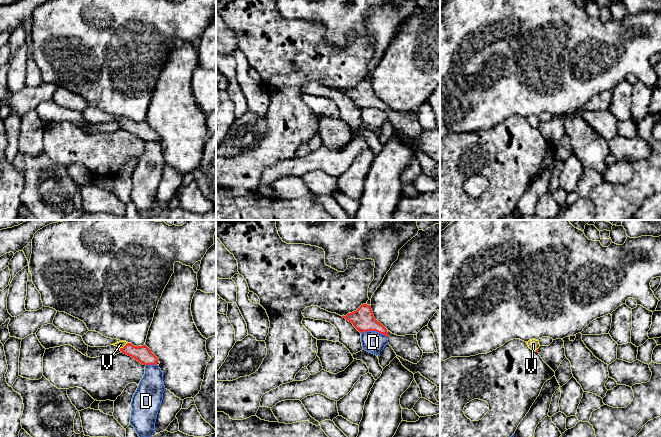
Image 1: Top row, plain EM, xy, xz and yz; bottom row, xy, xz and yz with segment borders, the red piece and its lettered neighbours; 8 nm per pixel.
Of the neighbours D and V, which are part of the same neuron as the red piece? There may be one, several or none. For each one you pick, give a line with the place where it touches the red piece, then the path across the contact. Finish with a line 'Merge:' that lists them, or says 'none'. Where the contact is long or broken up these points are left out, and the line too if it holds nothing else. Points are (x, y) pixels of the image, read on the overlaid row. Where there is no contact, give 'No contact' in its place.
V: Touches red at xy (124, 346). Path across: xy (142, 354), (124, 346), (120, 344)
Merge: V

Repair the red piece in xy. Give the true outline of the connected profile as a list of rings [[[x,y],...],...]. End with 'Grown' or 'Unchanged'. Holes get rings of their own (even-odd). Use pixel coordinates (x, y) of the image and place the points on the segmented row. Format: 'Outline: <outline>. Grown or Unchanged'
Outline: [[[119,341],[114,346],[117,346],[120,351],[128,356],[131,356],[143,365],[159,365],[158,358],[146,346],[134,346],[126,341]]]. Grown

